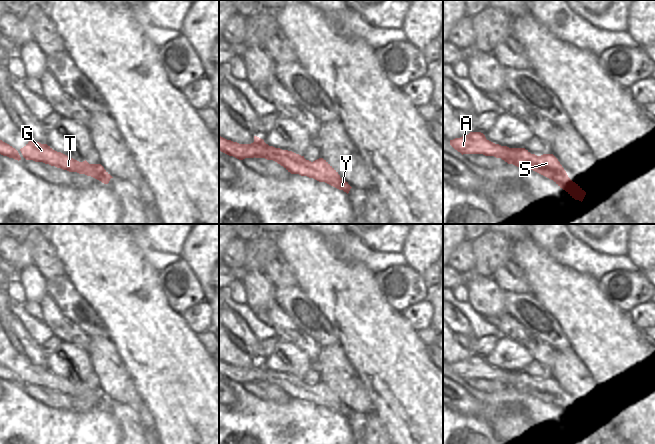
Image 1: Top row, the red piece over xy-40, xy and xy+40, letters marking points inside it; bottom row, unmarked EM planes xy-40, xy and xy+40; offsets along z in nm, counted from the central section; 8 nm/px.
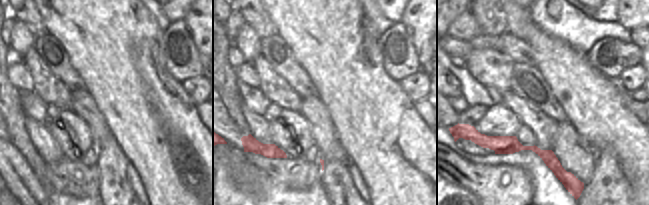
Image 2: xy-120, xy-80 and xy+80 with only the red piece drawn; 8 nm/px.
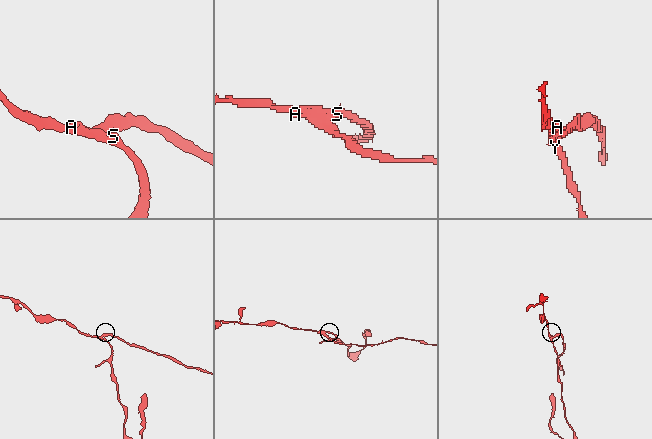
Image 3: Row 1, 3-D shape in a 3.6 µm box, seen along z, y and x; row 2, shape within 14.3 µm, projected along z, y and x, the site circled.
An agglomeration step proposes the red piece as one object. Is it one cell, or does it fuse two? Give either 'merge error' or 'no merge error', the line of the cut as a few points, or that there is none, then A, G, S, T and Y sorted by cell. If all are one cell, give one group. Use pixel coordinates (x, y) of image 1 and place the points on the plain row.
merge error | xy+40 (494, 380), (505, 374), (512, 374), (525, 383), (538, 382) | A / G S T Y

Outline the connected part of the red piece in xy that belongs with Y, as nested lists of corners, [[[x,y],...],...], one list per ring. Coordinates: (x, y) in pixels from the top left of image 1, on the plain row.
[[[253,366],[248,368],[248,371],[253,372],[257,376],[255,382],[273,384],[283,390],[291,398],[299,398],[313,402],[319,406],[325,406],[339,414],[343,414],[347,418],[352,412],[323,382],[319,382],[313,386],[306,383],[301,384],[296,378],[288,374],[269,370],[265,366],[261,368]]]

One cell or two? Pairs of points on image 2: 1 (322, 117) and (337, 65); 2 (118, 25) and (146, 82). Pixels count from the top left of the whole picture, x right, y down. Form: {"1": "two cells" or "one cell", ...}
{"1": "two cells", "2": "one cell"}

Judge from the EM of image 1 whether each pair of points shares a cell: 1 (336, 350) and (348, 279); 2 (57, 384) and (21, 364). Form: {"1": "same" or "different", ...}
{"1": "different", "2": "same"}

